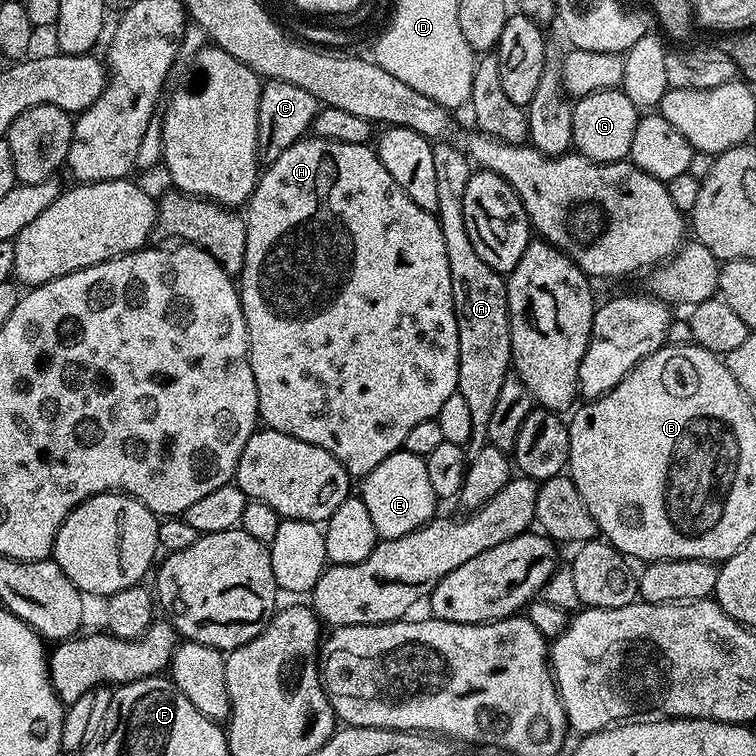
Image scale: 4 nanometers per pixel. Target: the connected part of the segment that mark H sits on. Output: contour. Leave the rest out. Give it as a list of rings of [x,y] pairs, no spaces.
[[[312,134],[294,142],[294,146],[282,150],[282,154],[278,154],[274,163],[267,165],[261,171],[256,182],[256,189],[252,191],[252,196],[246,205],[246,258],[242,270],[238,273],[238,291],[248,331],[248,361],[250,362],[250,370],[254,374],[254,386],[258,390],[259,419],[262,421],[263,427],[273,428],[282,434],[290,434],[294,438],[298,438],[302,442],[310,442],[314,446],[322,446],[322,450],[334,454],[334,458],[338,458],[338,462],[342,462],[349,477],[363,478],[368,476],[370,470],[374,470],[374,466],[378,466],[378,462],[390,458],[390,454],[401,451],[406,442],[406,434],[410,434],[413,426],[418,426],[427,420],[434,420],[442,410],[446,398],[457,395],[459,386],[458,322],[454,318],[454,298],[450,290],[450,262],[446,262],[446,242],[442,242],[442,230],[435,215],[422,210],[422,206],[418,206],[418,202],[414,202],[414,198],[410,198],[410,194],[406,194],[406,190],[402,190],[402,186],[398,186],[398,182],[394,182],[394,178],[390,178],[390,170],[386,170],[386,166],[382,166],[375,147],[368,144],[323,140],[322,137]]]

